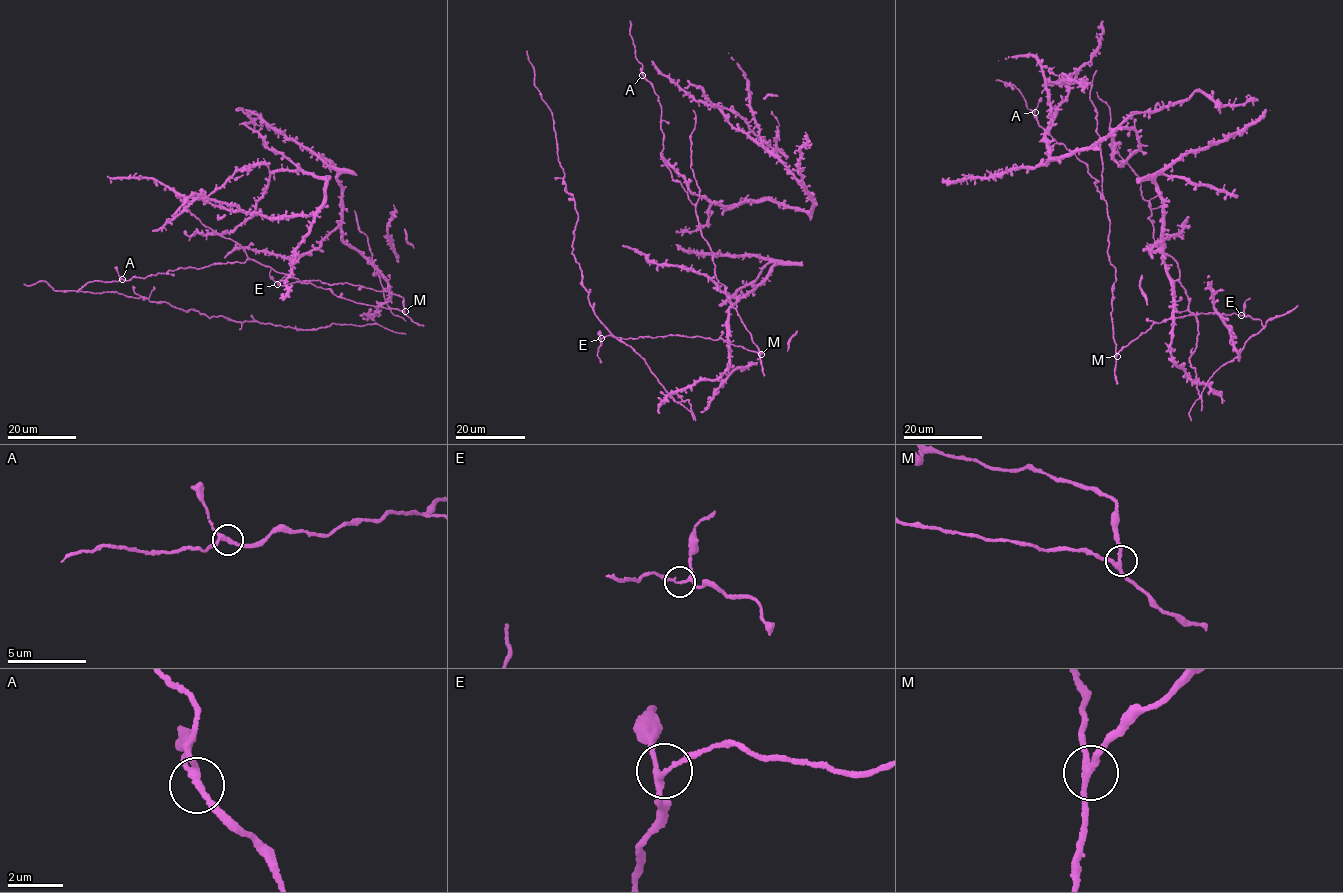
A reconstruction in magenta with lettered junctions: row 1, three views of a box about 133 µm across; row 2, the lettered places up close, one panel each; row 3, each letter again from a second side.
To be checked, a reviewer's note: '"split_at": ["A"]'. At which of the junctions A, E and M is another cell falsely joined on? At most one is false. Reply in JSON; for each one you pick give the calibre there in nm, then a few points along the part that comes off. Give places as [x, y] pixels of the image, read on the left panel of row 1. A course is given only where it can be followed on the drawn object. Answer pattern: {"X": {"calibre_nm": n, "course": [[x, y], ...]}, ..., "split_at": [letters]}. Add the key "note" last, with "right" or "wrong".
{"split_at": [], "note": "wrong"}

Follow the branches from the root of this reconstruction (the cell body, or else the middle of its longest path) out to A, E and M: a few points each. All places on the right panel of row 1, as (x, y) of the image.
A: (1201, 92), (1051, 157), (1045, 132), (1071, 75), (1086, 64), (1094, 72), (1102, 198), (1085, 163), (1035, 112)
E: (1201, 92), (1067, 156), (1051, 157), (1045, 136), (1087, 64), (1117, 355), (1171, 316), (1241, 315)
M: (1201, 92), (1132, 115), (1067, 156), (1051, 157), (1045, 132), (1071, 75), (1087, 64), (1117, 356)

